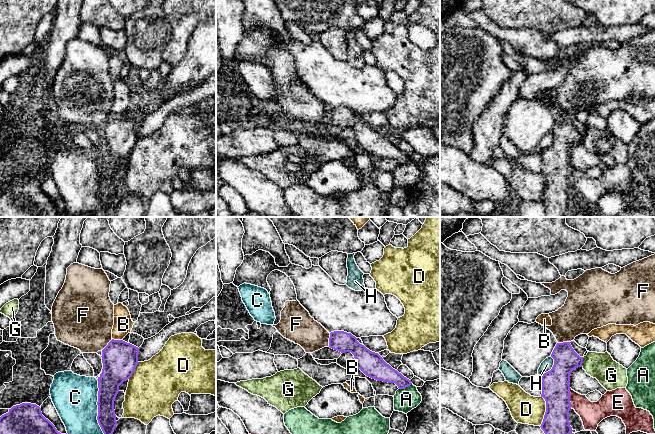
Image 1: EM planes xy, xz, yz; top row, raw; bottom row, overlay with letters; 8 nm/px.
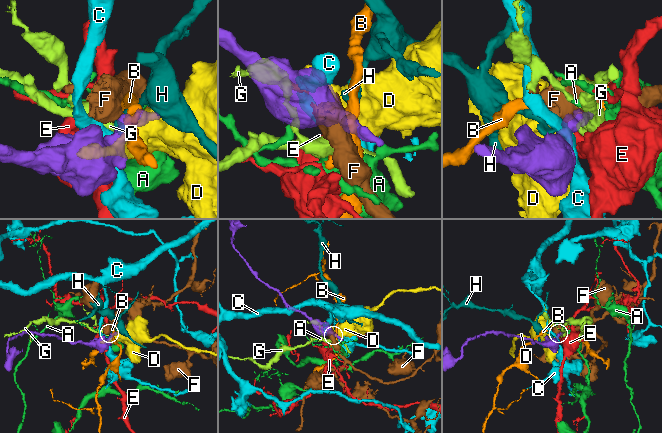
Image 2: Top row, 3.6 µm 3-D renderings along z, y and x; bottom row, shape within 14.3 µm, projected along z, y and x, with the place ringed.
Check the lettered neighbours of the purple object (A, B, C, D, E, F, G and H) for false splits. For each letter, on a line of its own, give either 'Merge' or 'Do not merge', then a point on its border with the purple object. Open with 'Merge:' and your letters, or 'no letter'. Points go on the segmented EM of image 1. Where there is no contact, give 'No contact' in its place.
Merge: no letter
A: Do not merge. Touches purple at xz (405, 387)
B: Do not merge. Touches purple at xy (117, 340)
C: Do not merge. Touches purple at xy (98, 406)
D: Do not merge. Touches purple at yz (546, 411)
E: Do not merge. Touches purple at yz (569, 398)
F: Do not merge. Touches purple at xz (329, 340)
G: Do not merge. Touches purple at yz (582, 362)
H: Do not merge. Touches purple at yz (552, 368)

